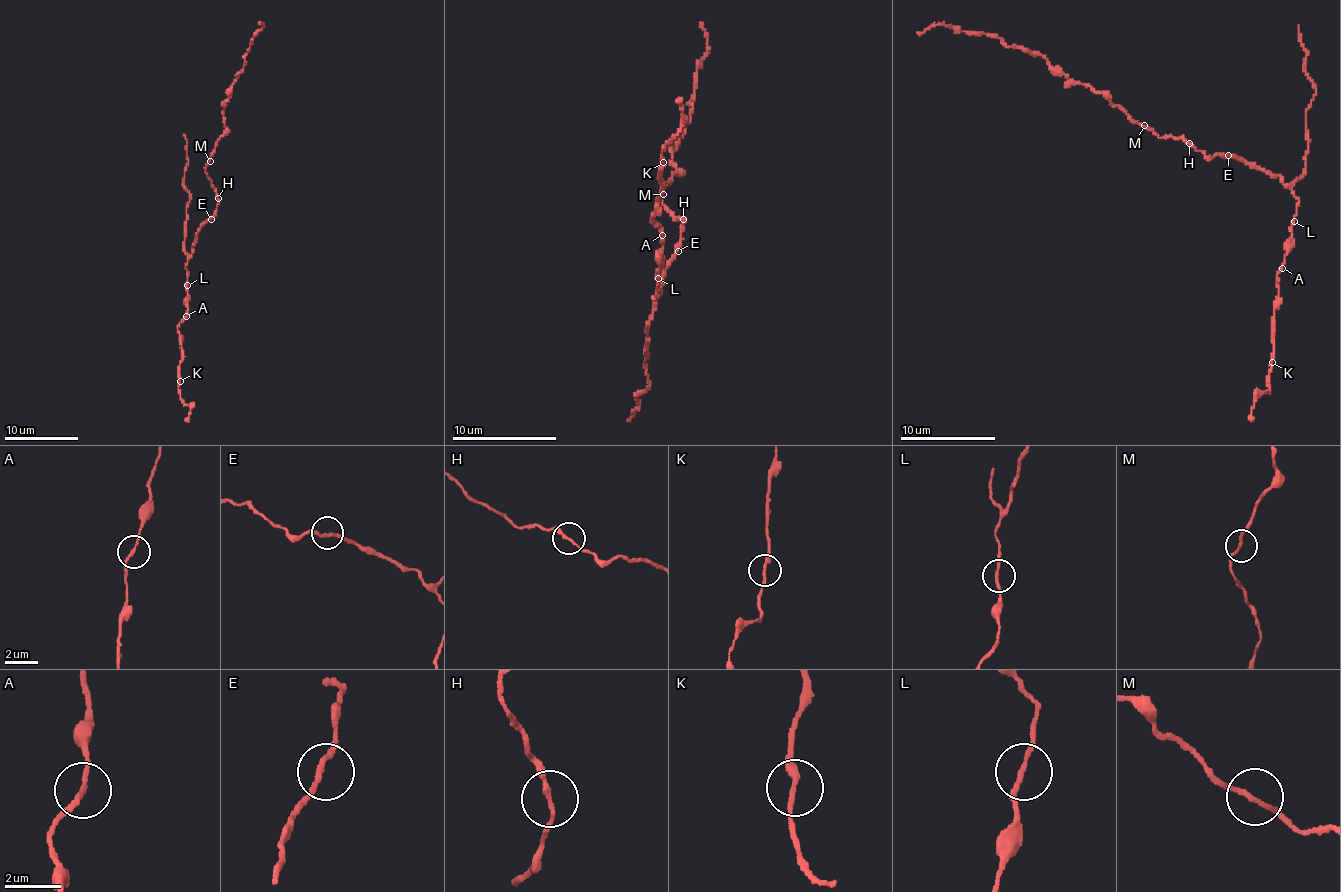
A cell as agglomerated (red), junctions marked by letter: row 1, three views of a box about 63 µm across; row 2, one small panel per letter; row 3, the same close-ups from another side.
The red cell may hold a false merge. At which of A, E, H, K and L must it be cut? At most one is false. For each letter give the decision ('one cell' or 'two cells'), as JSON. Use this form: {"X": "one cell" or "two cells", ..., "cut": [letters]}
{"A": "one cell", "E": "one cell", "H": "one cell", "K": "one cell", "L": "one cell", "cut": []}

